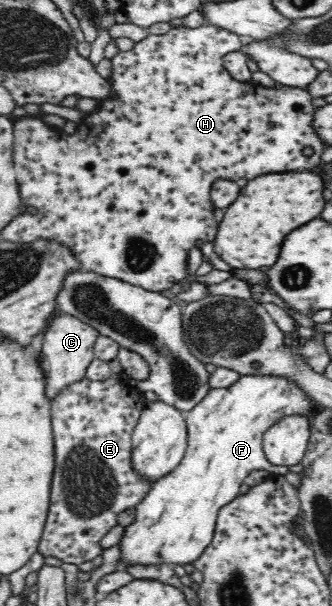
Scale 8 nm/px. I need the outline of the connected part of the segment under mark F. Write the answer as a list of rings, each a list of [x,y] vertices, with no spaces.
[[[248,375],[241,377],[228,388],[213,388],[194,408],[183,413],[188,431],[188,446],[184,458],[166,476],[152,482],[150,492],[135,508],[135,521],[125,527],[118,543],[123,555],[117,570],[130,564],[192,564],[198,560],[213,539],[219,508],[239,494],[244,478],[254,470],[268,470],[272,475],[285,475],[288,467],[277,467],[267,461],[263,452],[264,432],[282,418],[293,415],[306,417],[312,412],[312,399],[294,381],[280,375]]]

